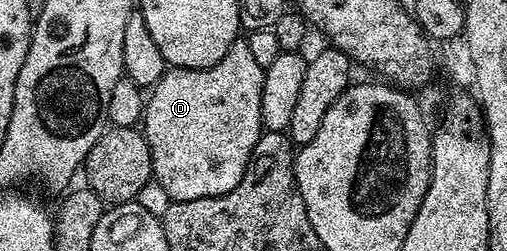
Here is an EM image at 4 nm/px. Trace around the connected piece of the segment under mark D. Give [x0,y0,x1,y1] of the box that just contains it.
[141,39,264,201]

